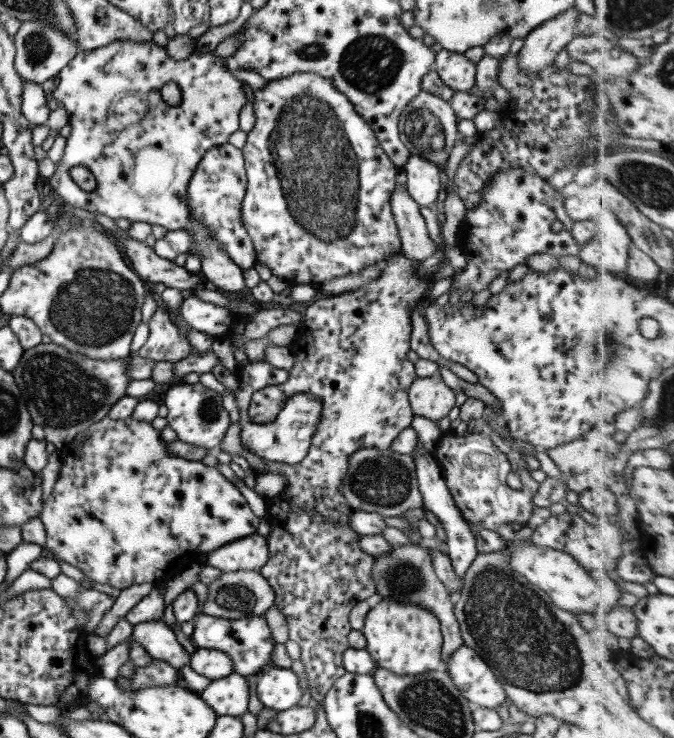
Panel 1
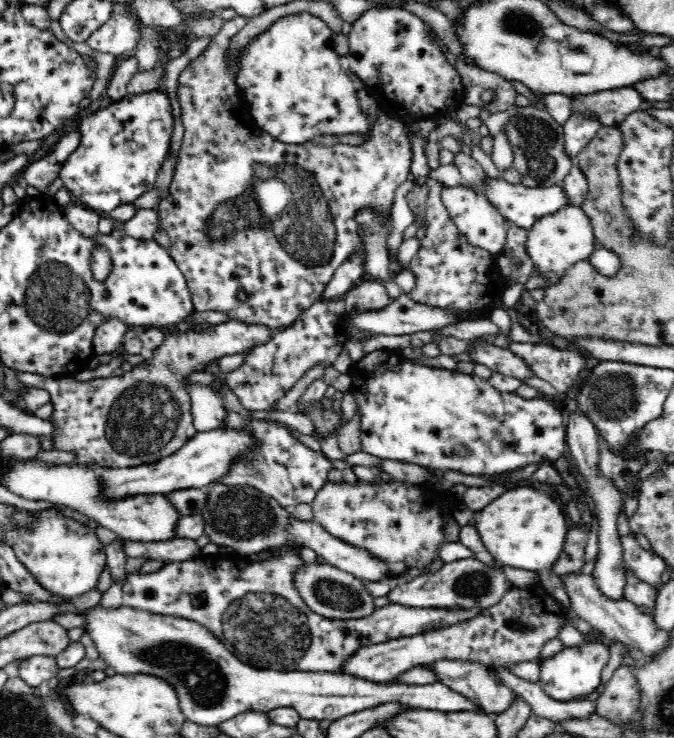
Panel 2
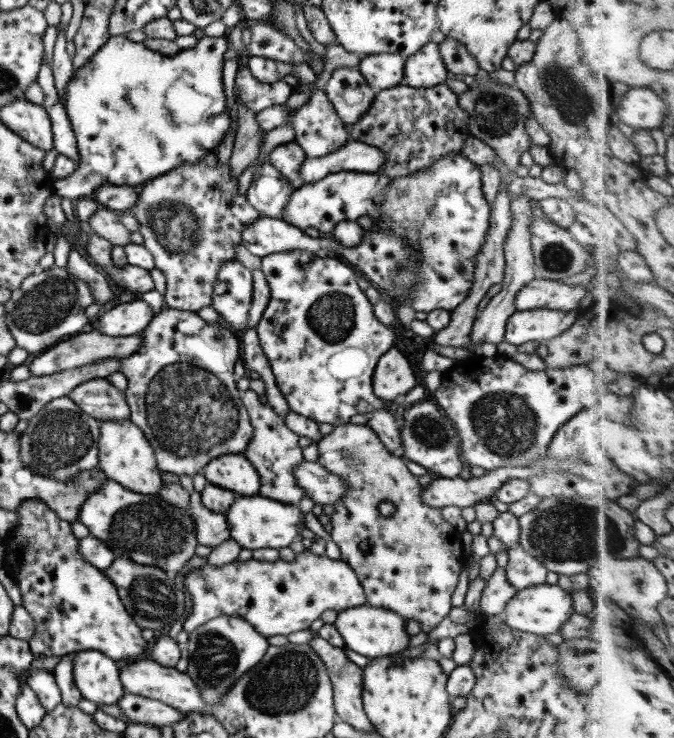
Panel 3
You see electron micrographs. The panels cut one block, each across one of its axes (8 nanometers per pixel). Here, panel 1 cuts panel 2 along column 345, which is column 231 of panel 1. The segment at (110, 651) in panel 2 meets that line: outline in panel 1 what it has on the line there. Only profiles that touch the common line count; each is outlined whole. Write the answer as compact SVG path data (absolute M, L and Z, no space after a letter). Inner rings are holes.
M234 673L211 681L198 694L217 716L240 717L247 710L249 702L247 678Z

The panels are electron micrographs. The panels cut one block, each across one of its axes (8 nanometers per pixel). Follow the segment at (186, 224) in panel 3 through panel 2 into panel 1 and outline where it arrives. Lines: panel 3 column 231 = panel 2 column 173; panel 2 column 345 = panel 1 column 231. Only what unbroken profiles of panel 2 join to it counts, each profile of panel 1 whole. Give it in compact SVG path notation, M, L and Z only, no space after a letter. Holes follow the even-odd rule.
M225 143L207 150L207 153L192 172L185 192L185 203L189 218L213 230L215 239L223 247L219 250L242 272L252 268L256 262L251 239L241 223L241 202L244 198L246 179L241 149Z

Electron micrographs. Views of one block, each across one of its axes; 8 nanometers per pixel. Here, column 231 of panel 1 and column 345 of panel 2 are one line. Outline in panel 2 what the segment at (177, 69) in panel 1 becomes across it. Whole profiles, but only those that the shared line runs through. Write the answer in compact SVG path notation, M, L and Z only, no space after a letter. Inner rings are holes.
M309 12L279 18L260 36L256 36L240 58L240 74L236 82L248 98L249 112L257 125L277 141L287 144L312 142L322 134L361 134L368 129L356 99L356 85L338 65L338 54L332 47L335 36L328 23ZM363 246L358 250L358 254L354 254L351 260L348 260L326 285L323 290L324 301L330 299L342 298L350 289L364 280L362 273L362 264L364 264Z

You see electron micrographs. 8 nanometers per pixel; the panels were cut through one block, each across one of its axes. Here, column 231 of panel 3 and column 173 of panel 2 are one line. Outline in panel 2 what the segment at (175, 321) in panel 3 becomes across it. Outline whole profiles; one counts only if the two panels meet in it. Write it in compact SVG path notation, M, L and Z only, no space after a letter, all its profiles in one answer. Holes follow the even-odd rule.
M236 320L208 326L208 330L197 332L184 331L178 327L167 332L164 344L152 352L153 357L149 360L148 366L135 366L132 371L124 373L121 377L102 377L80 382L73 377L58 379L36 373L18 372L17 378L22 385L49 392L52 417L48 421L53 426L53 431L48 436L51 448L70 453L73 458L71 464L87 466L94 471L103 470L105 467L122 469L150 465L180 450L197 432L191 414L191 398L184 392L182 378L194 371L212 371L213 362L224 355L244 354L266 344L273 331L266 325Z

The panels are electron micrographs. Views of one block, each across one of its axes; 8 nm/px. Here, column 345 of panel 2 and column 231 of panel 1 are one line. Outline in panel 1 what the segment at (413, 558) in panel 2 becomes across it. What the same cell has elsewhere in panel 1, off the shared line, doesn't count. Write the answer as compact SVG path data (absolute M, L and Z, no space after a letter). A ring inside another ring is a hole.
M103 417L97 422L89 425L85 430L77 432L71 440L60 449L59 474L55 478L53 490L42 502L39 519L45 527L45 547L53 553L53 558L58 558L67 562L69 566L75 566L91 580L101 584L108 584L117 590L131 586L131 584L141 584L144 582L170 583L172 578L177 576L188 562L203 558L205 554L218 549L231 541L243 538L255 533L259 524L259 518L251 512L245 498L237 491L237 487L215 467L209 467L201 461L193 461L185 458L179 458L167 450L167 442L159 436L159 431L155 430L150 422L133 420L125 417L123 419L111 419Z

